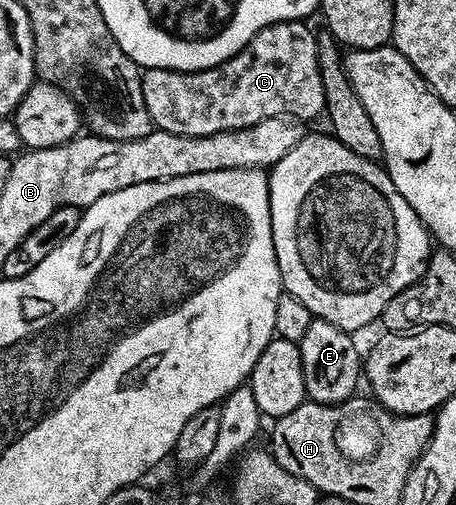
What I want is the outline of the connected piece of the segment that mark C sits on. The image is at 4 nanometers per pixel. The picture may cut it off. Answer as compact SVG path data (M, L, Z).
M279 21L254 35L238 55L226 59L209 69L195 69L187 73L177 69L144 69L142 99L146 99L146 111L153 126L159 132L183 137L218 135L222 131L234 131L254 127L262 119L291 115L305 122L312 121L325 112L322 75L318 67L316 50L317 34L307 29L304 21Z

